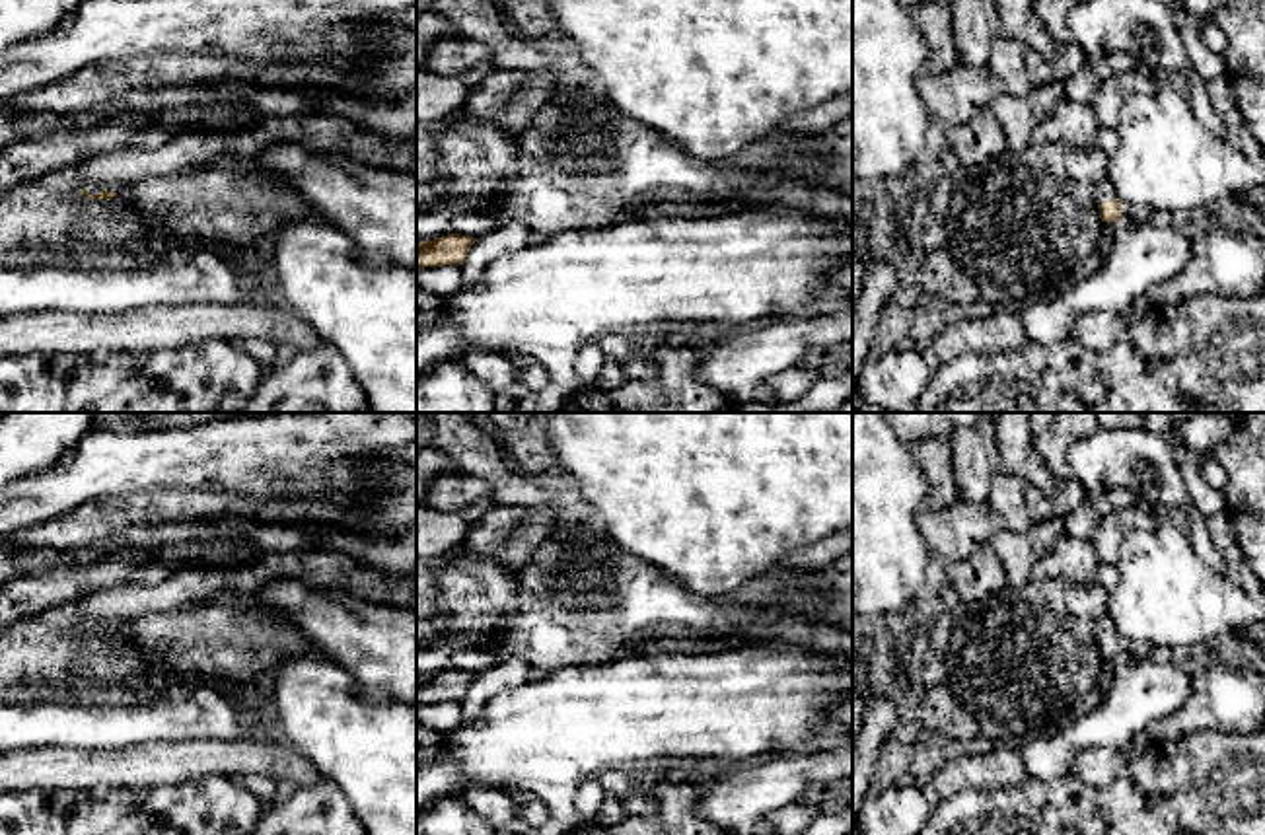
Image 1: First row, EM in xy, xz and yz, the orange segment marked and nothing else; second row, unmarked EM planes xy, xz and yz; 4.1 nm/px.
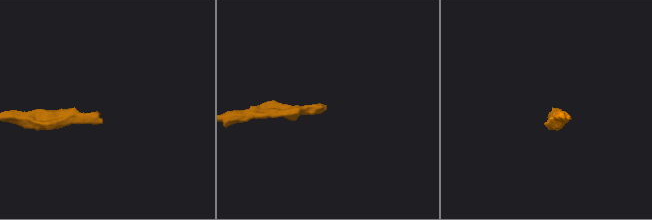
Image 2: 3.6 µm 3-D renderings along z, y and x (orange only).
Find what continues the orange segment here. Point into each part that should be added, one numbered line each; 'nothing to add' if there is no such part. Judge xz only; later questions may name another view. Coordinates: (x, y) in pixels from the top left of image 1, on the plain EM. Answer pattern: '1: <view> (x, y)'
nothing to add

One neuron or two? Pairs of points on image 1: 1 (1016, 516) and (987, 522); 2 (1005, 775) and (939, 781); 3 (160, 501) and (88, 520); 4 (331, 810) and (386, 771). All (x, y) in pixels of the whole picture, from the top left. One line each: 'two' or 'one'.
1: two
2: one
3: one
4: two

